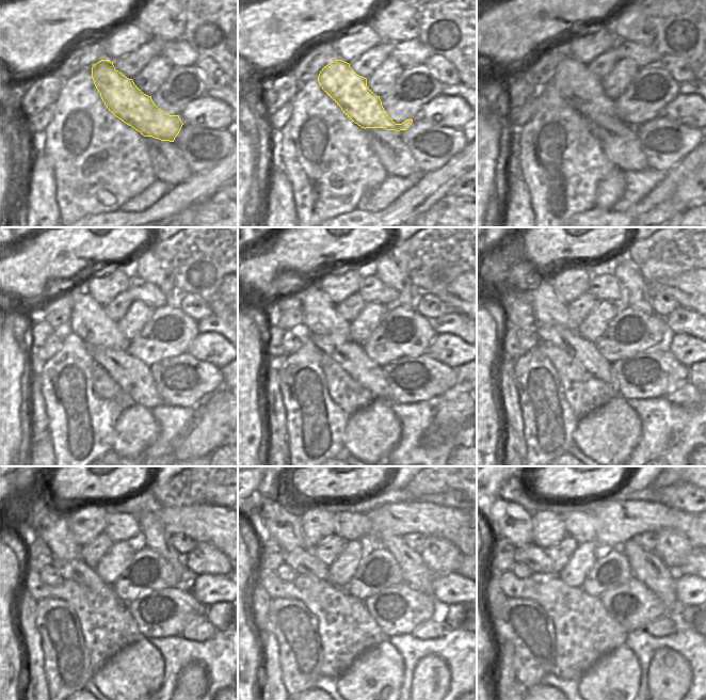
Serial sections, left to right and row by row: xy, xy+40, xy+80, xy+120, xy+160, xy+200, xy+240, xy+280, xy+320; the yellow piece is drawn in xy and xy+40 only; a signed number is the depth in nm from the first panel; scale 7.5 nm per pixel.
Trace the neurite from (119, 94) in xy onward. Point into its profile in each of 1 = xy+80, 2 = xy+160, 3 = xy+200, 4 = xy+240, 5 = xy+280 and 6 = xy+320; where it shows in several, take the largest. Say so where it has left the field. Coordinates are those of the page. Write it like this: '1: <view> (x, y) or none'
1: xy+80 (579, 88)
2: xy+160 (320, 316)
3: xy+200 (548, 309)
4: xy+240 (54, 531)
5: xy+280 (270, 519)
6: xy+320 (506, 520)

